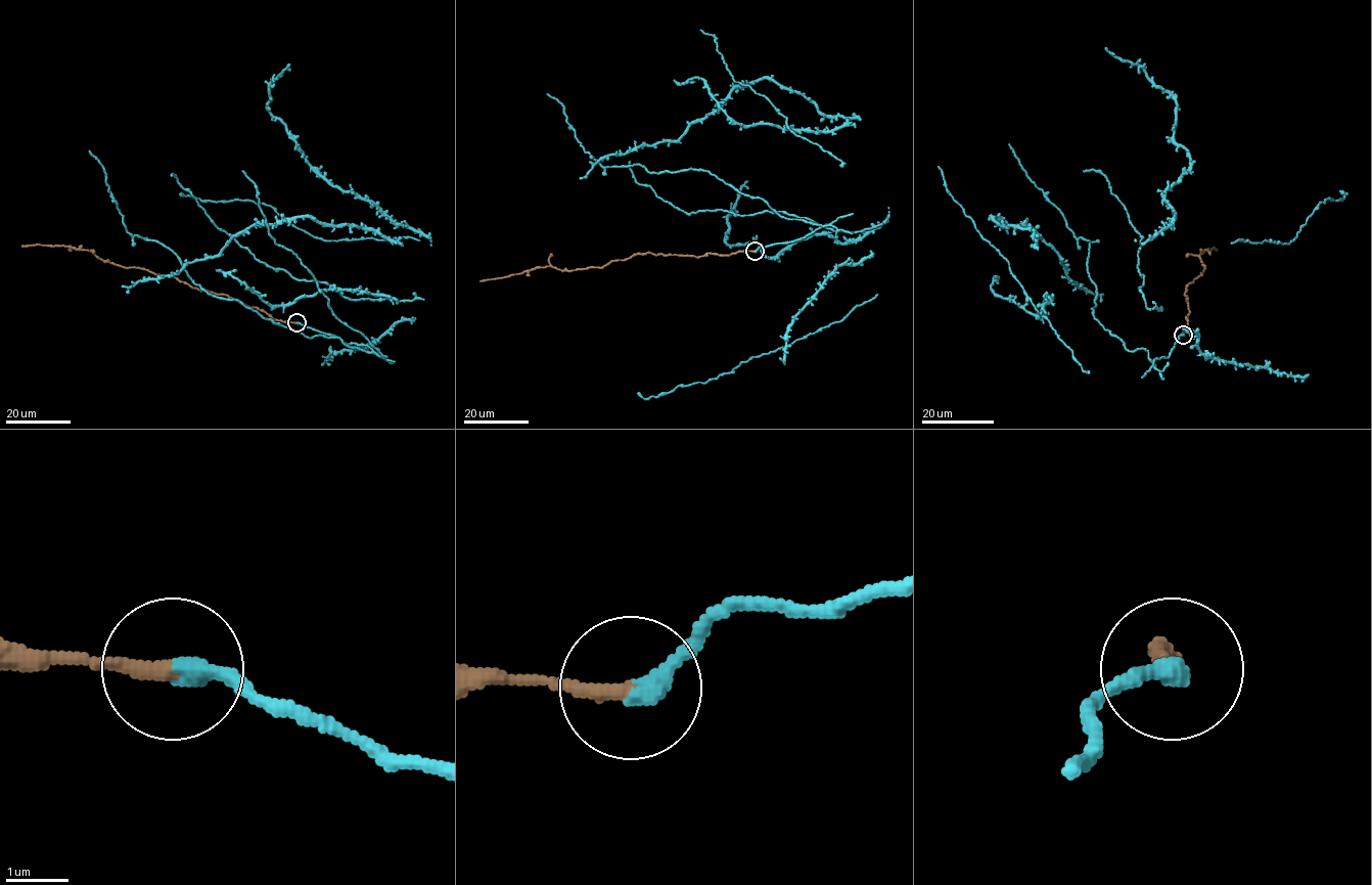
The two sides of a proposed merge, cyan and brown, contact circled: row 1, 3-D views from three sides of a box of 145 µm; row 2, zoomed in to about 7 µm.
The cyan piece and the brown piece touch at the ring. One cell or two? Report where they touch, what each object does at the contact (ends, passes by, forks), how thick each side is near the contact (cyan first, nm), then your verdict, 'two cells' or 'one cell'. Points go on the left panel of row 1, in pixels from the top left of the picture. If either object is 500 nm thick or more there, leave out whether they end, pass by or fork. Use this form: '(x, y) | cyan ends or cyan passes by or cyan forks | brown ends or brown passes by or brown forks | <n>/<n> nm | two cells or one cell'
(296, 322) | cyan ends | brown ends | 360/280 nm | one cell

